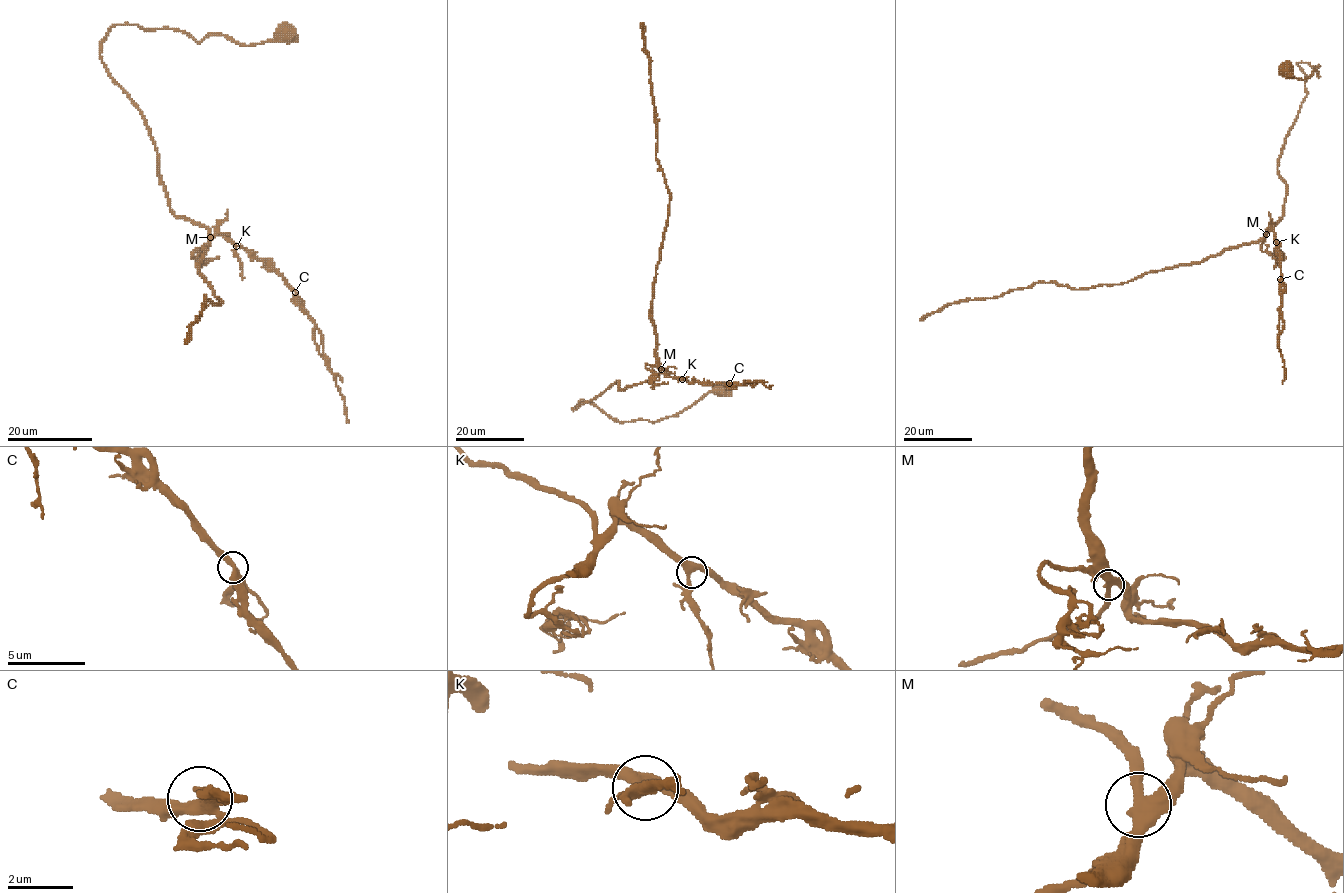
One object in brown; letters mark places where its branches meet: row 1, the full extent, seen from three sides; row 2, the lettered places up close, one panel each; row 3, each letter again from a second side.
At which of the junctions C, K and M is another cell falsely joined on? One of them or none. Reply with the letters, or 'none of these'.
none of these

